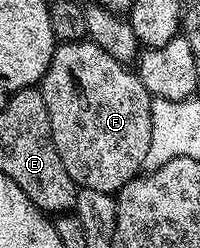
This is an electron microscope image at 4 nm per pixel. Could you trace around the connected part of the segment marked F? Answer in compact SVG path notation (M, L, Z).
M91 40L57 43L50 66L38 87L42 102L46 102L46 114L52 131L52 145L66 166L66 174L78 186L93 188L99 192L115 194L136 176L141 175L146 162L146 150L150 148L152 129L152 100L142 86L139 75L121 61L110 58Z

